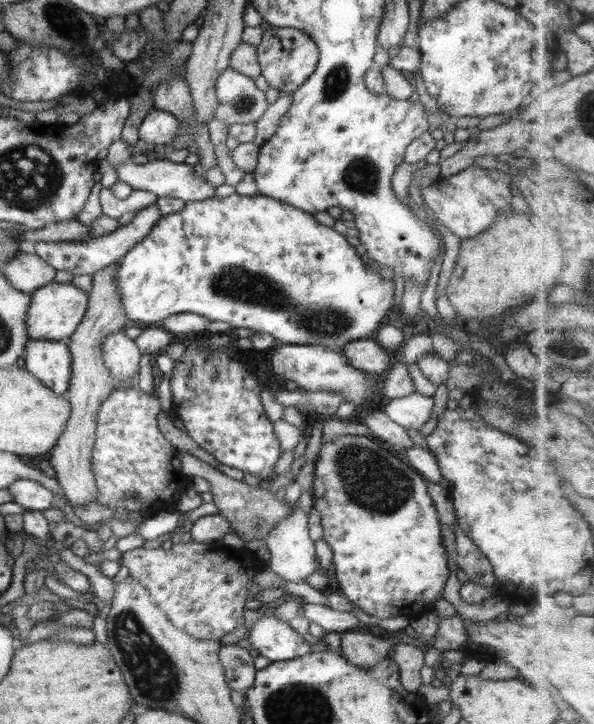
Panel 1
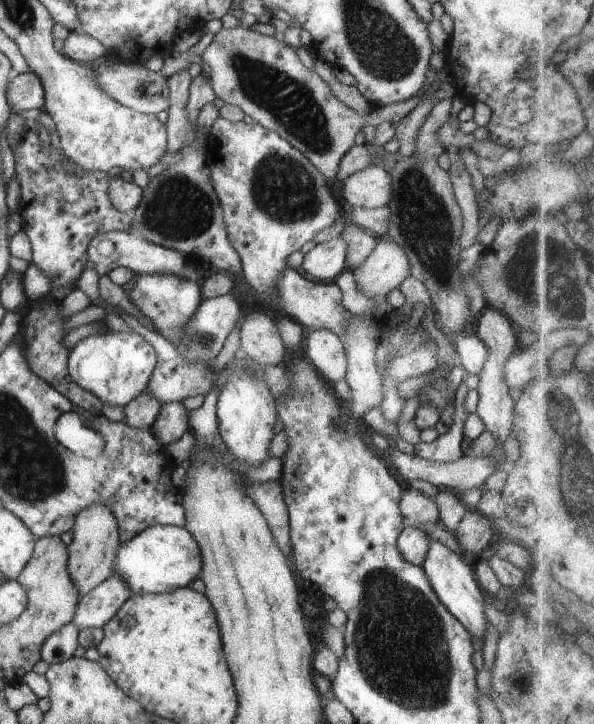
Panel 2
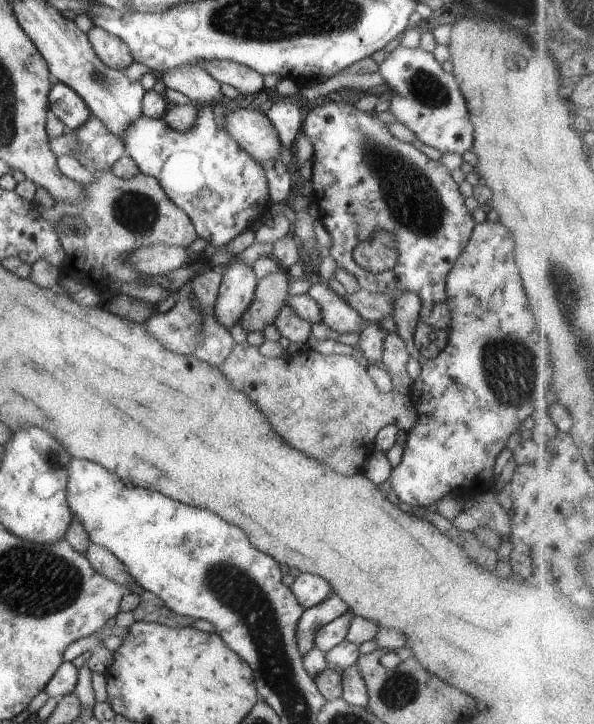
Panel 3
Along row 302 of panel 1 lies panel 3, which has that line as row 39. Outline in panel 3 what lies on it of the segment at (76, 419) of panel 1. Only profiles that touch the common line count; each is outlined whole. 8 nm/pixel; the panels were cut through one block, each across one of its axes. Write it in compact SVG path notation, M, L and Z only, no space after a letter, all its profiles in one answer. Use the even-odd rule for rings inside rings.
M93 25L87 32L88 40L98 58L113 69L123 69L134 62L129 46L116 35Z

